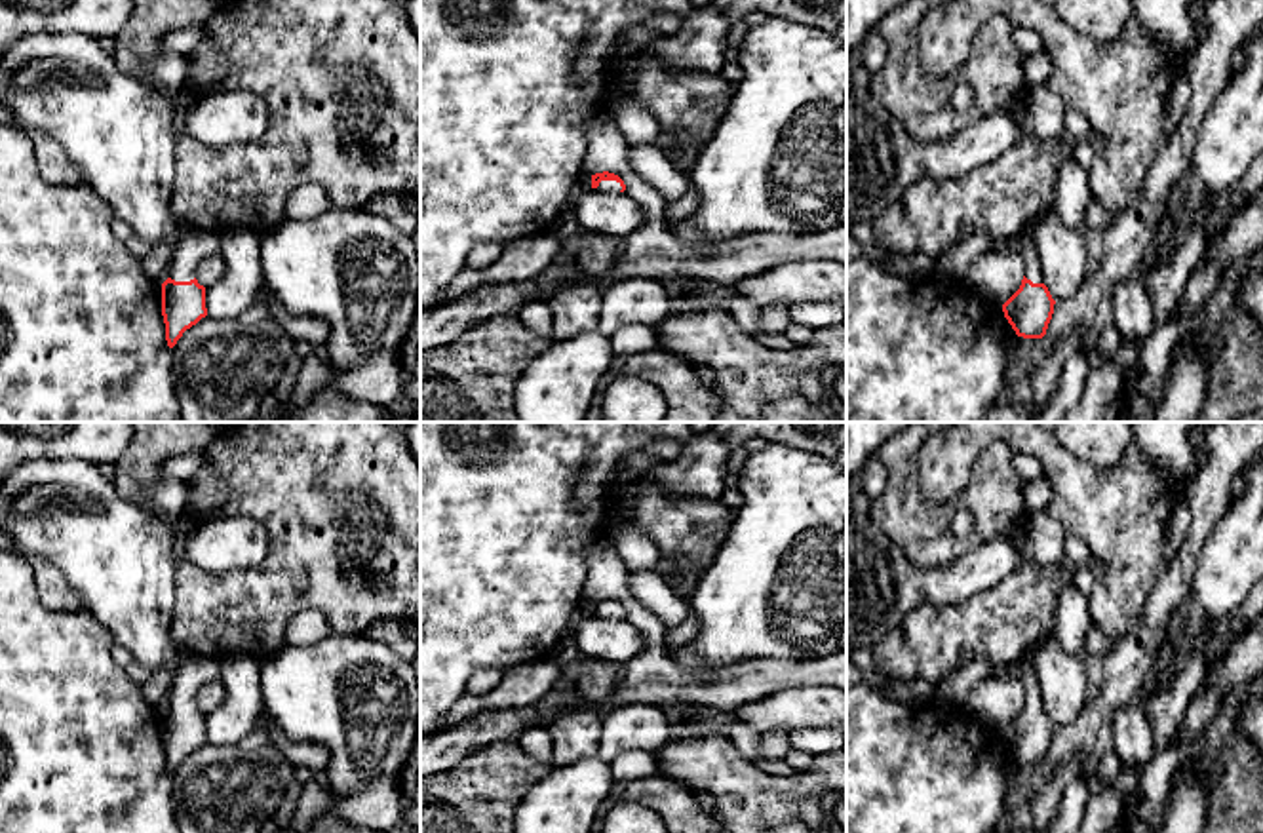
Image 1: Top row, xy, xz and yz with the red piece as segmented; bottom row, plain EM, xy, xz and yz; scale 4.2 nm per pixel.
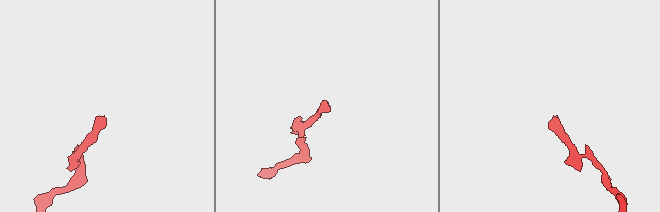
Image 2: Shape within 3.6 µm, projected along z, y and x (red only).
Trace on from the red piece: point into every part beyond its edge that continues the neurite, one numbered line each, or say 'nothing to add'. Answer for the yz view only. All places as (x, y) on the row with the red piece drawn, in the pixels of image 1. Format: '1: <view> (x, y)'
1: yz (1026, 248)

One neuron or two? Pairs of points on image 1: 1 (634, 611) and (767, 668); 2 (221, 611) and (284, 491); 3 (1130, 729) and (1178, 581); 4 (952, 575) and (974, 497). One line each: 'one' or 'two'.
1: one
2: one
3: two
4: two

